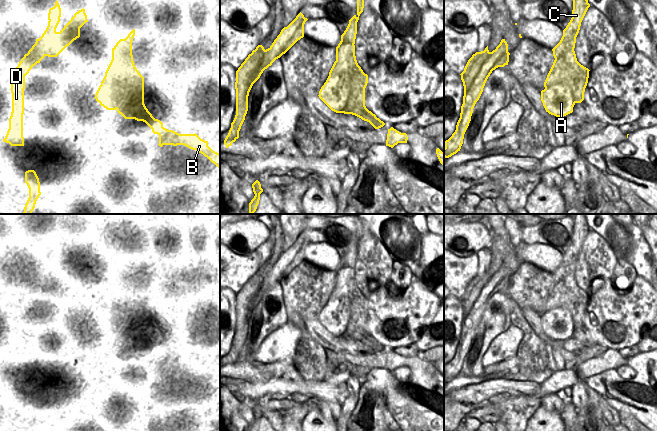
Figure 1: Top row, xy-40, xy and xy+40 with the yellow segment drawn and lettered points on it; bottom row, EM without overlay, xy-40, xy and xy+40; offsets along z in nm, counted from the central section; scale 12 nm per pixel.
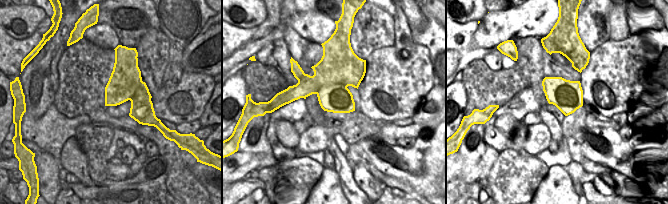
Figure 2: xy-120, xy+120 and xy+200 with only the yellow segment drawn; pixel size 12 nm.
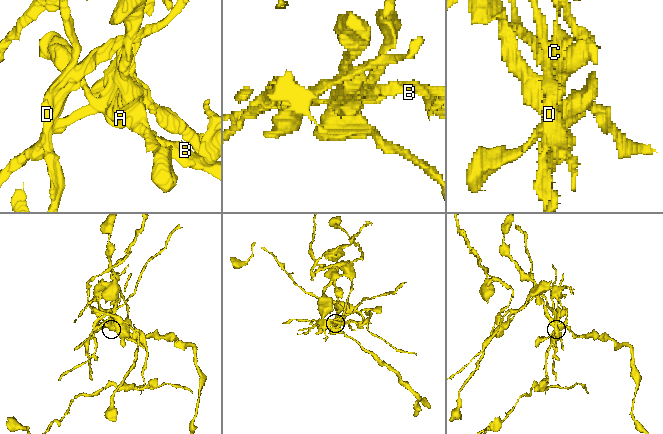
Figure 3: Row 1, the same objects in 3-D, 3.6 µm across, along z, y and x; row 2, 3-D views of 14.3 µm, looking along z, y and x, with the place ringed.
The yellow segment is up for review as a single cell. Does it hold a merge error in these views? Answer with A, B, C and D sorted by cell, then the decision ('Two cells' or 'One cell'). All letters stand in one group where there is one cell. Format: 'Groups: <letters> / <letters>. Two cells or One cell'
Groups: A / B C D. Two cells.

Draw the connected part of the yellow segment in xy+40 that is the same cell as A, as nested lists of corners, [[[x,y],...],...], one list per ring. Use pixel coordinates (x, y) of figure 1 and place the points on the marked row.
[[[557,83],[541,91],[543,106],[551,115],[564,117],[573,112],[575,99],[572,89],[566,83]]]

